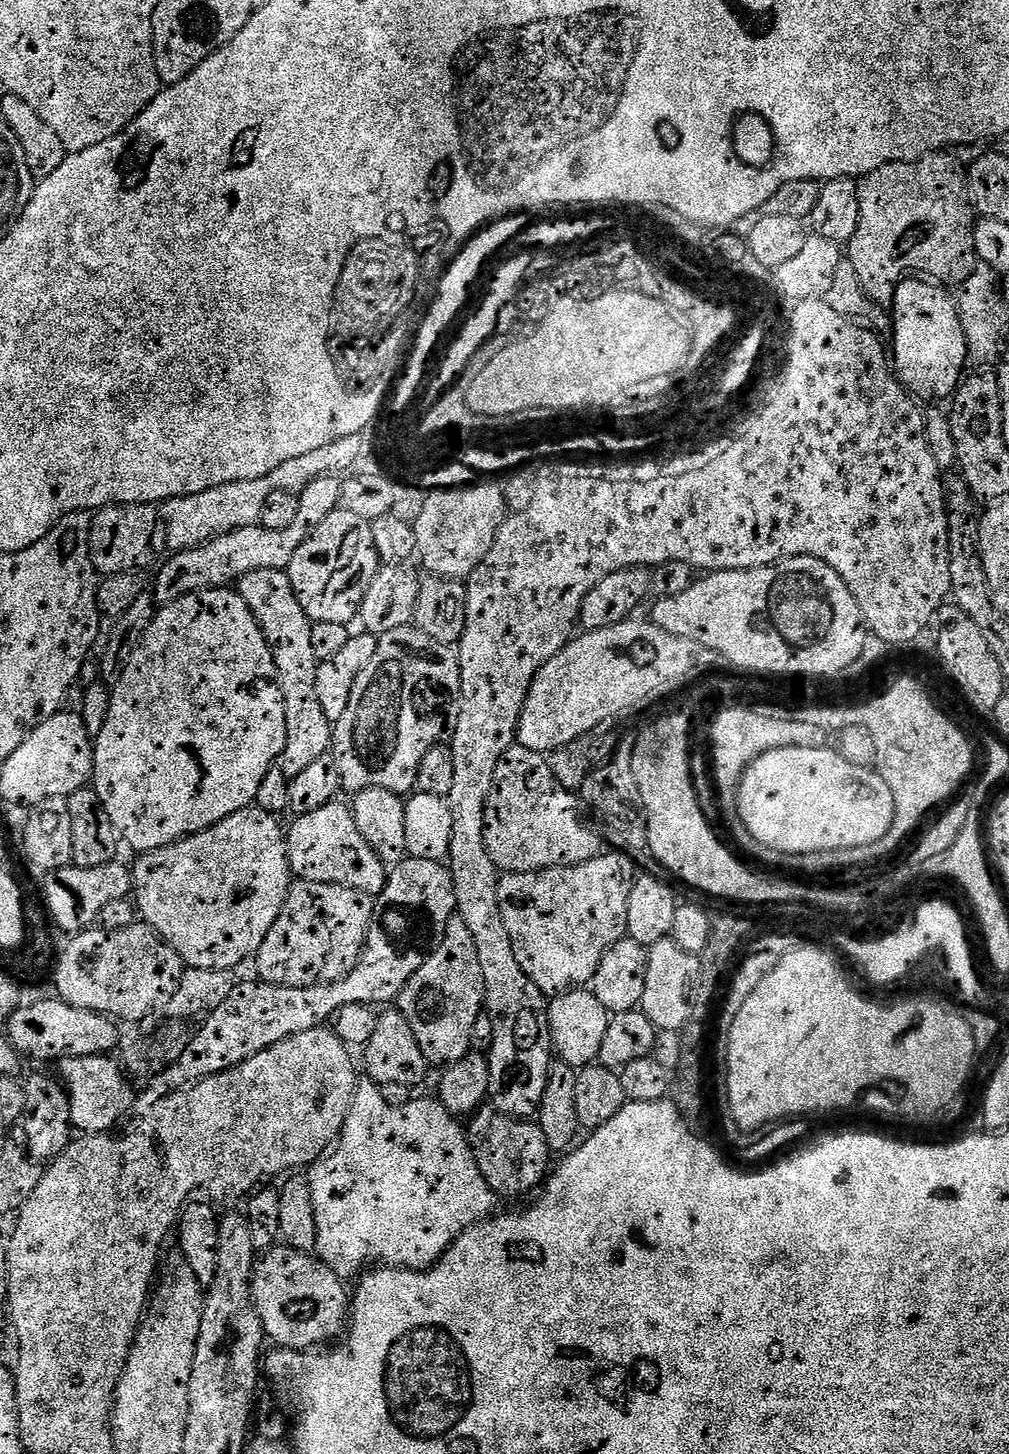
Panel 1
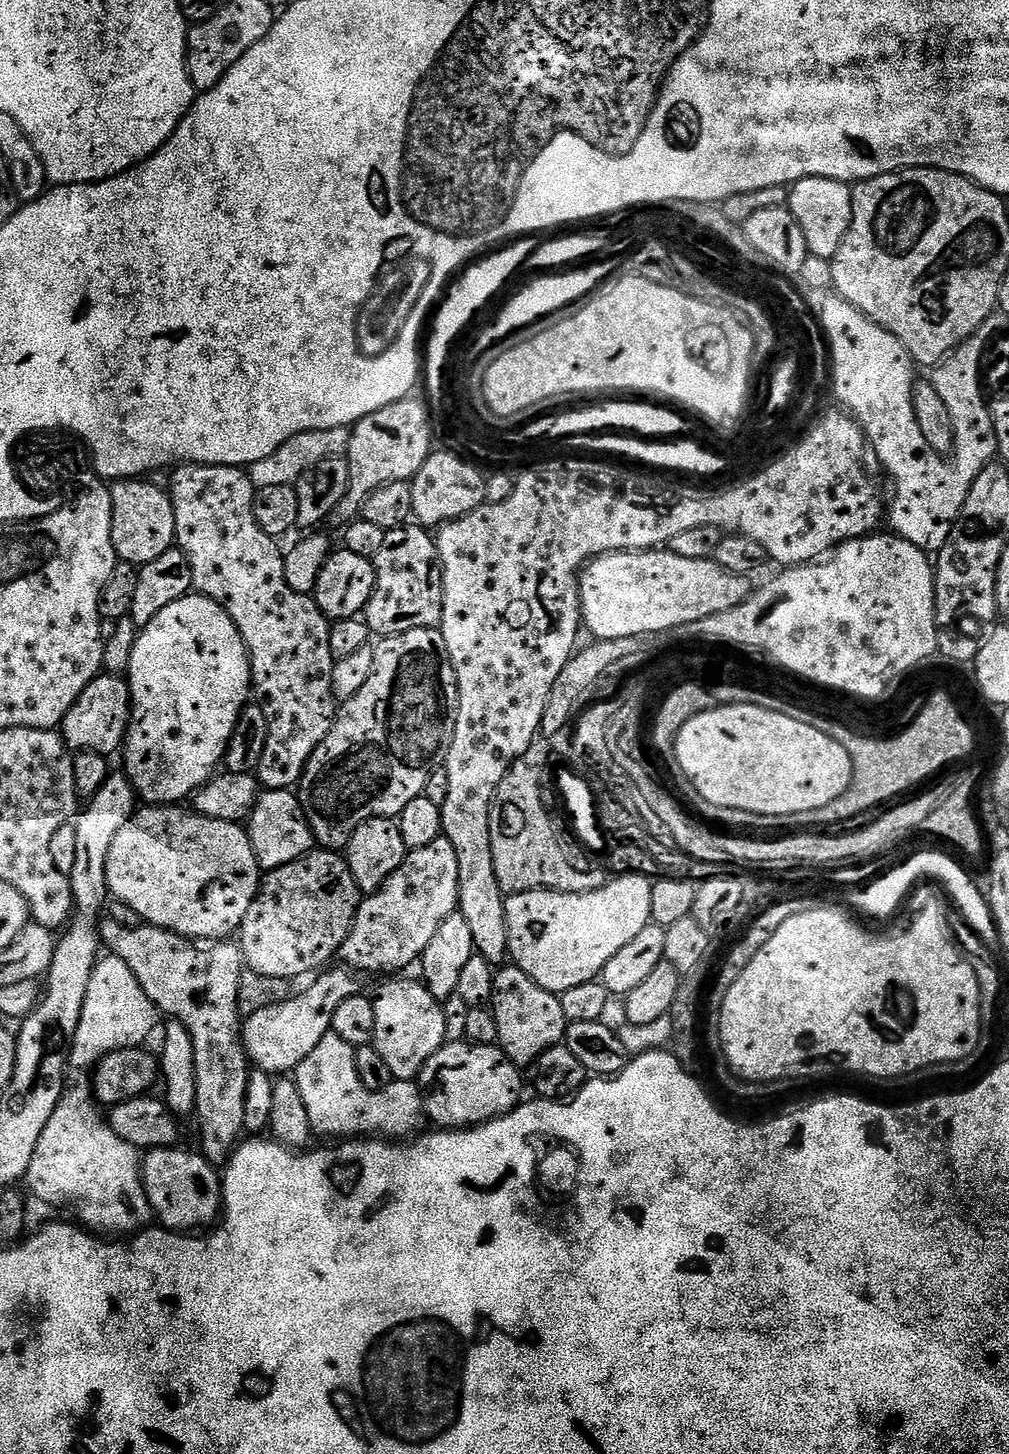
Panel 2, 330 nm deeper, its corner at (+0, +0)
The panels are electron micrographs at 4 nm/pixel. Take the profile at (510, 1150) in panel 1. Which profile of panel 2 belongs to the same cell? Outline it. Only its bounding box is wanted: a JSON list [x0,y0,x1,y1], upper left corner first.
[418,1042,526,1130]

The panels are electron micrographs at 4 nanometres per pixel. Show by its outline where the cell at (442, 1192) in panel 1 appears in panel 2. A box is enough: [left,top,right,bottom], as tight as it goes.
[294,1032,425,1138]

